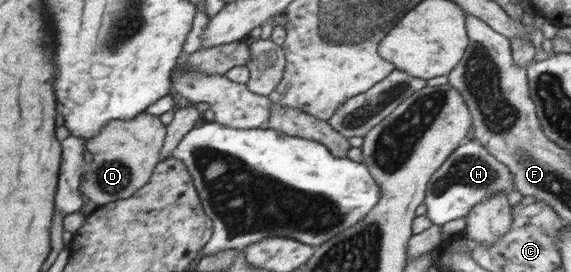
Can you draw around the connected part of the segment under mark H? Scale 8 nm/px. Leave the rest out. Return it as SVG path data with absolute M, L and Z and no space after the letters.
M467 138L467 142L460 143L430 175L427 189L424 189L425 215L432 224L442 226L448 221L465 218L474 205L492 193L508 192L513 188L513 177L508 166L497 161L477 140Z

